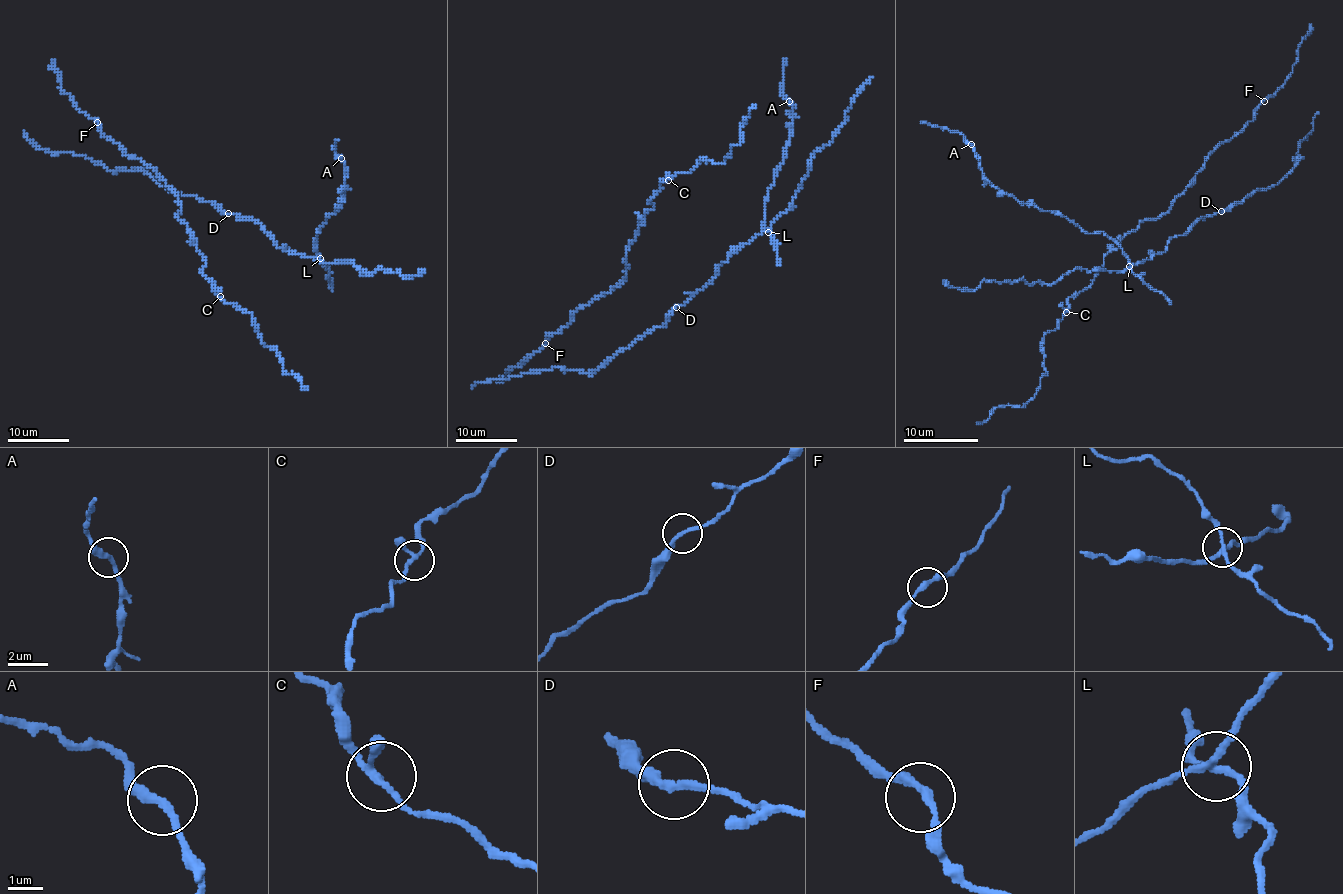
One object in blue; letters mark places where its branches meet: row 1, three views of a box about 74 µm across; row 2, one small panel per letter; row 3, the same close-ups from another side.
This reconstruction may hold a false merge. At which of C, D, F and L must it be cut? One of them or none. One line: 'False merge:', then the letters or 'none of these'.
False merge: L

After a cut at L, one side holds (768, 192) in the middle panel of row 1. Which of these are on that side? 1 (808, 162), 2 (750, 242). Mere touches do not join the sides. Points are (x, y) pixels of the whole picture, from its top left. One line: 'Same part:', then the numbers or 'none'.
Same part: none

